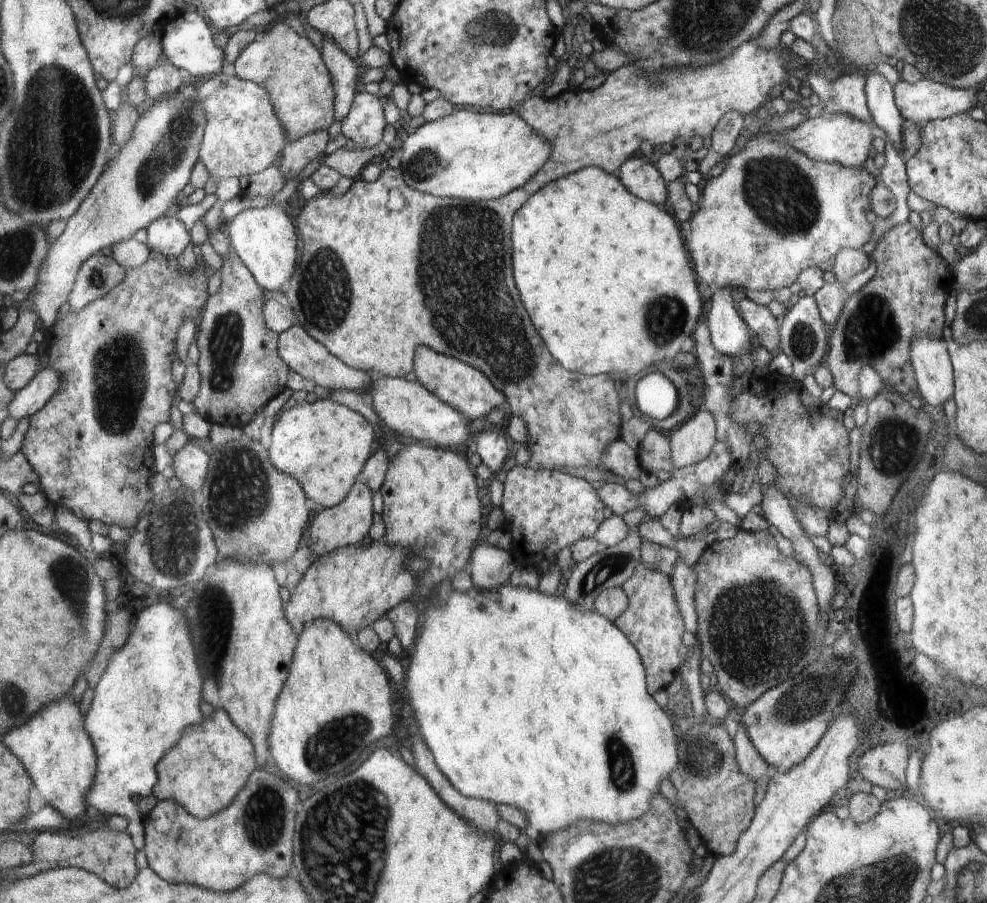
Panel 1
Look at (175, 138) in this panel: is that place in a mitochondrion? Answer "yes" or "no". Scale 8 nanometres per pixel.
yes

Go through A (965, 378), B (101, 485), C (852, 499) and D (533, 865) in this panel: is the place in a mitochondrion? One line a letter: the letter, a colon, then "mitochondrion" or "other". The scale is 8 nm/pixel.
A: other
B: other
C: other
D: other

